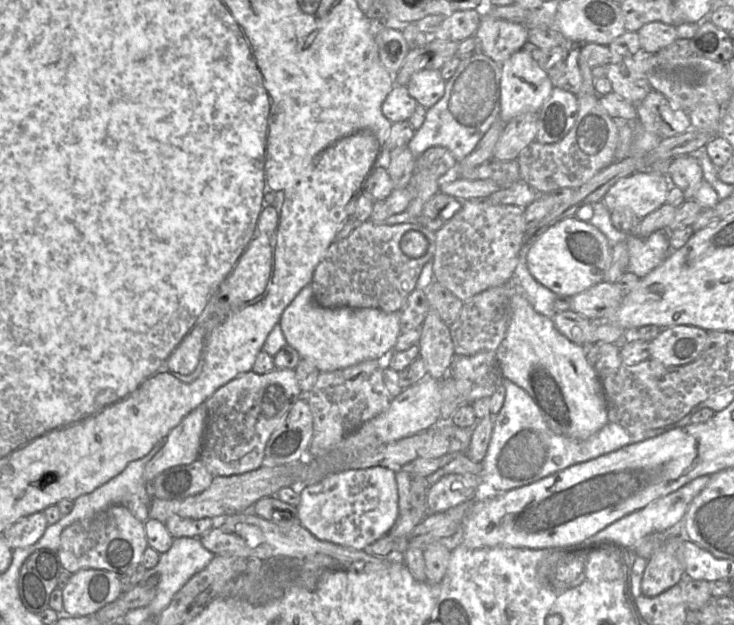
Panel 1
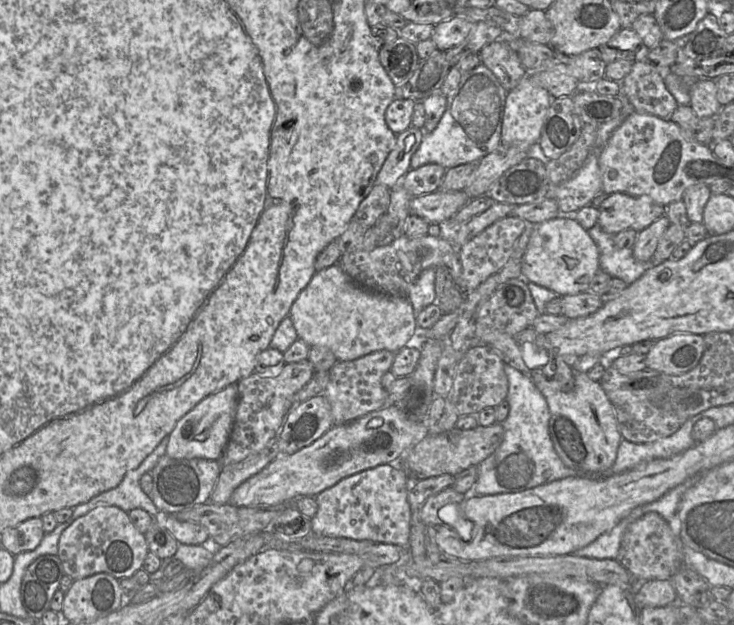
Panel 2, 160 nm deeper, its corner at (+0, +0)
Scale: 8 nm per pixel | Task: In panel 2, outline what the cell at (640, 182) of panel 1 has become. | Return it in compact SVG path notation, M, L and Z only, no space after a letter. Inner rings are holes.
M623 192L604 196L598 202L598 208L598 224L612 235L625 229L639 232L666 212L665 206L647 196L636 197Z

